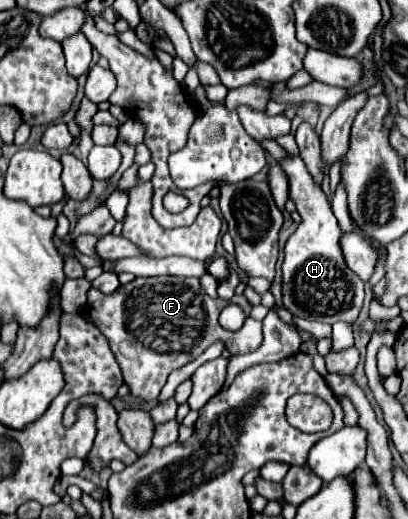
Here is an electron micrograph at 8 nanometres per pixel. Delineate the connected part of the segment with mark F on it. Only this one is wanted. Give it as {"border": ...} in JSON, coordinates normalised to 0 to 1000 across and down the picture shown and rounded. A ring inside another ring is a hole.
{"border":[[[333,534],[314,549],[294,549],[275,568],[255,568],[230,553],[216,561],[211,603],[221,618],[265,653],[265,665],[299,711],[304,738],[319,742],[319,761],[348,773],[387,769],[407,726],[422,711],[436,711],[475,696],[505,669],[544,653],[559,676],[608,680],[637,669],[642,622],[613,611],[613,588],[598,568],[574,568],[569,580],[515,576],[480,534]],[[559,588],[588,588],[603,603],[593,634],[559,638],[534,622],[539,599]],[[304,669],[314,669],[304,676]]]}

